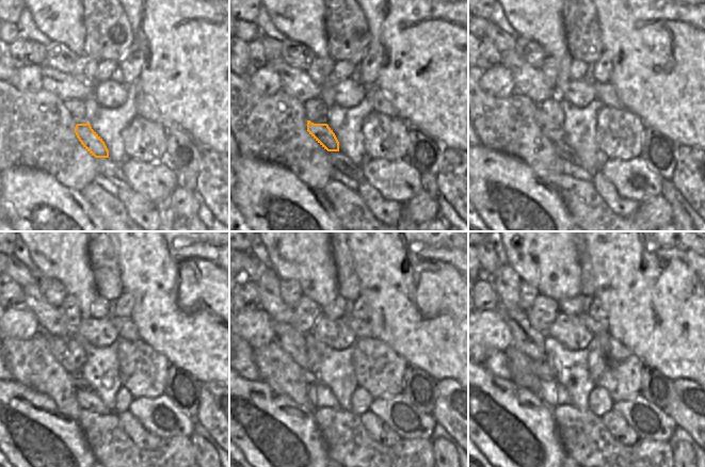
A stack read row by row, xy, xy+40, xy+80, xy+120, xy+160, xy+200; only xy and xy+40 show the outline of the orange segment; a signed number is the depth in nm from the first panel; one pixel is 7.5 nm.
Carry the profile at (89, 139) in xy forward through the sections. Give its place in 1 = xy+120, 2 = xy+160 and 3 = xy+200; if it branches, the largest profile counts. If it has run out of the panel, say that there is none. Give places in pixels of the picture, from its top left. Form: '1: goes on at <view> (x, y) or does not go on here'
1: goes on at xy+120 (57, 344)
2: goes on at xy+160 (292, 342)
3: goes on at xy+200 (530, 342)

